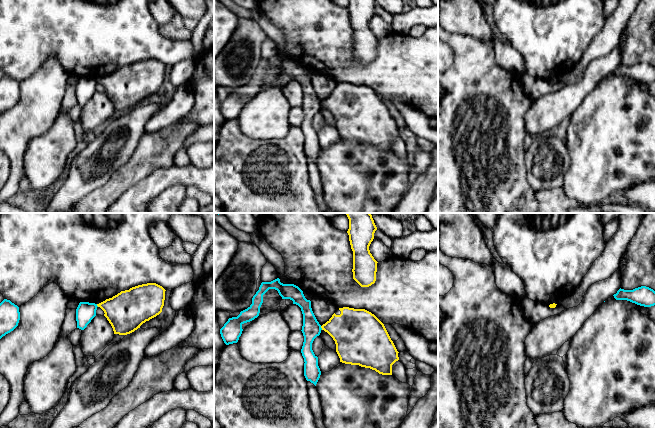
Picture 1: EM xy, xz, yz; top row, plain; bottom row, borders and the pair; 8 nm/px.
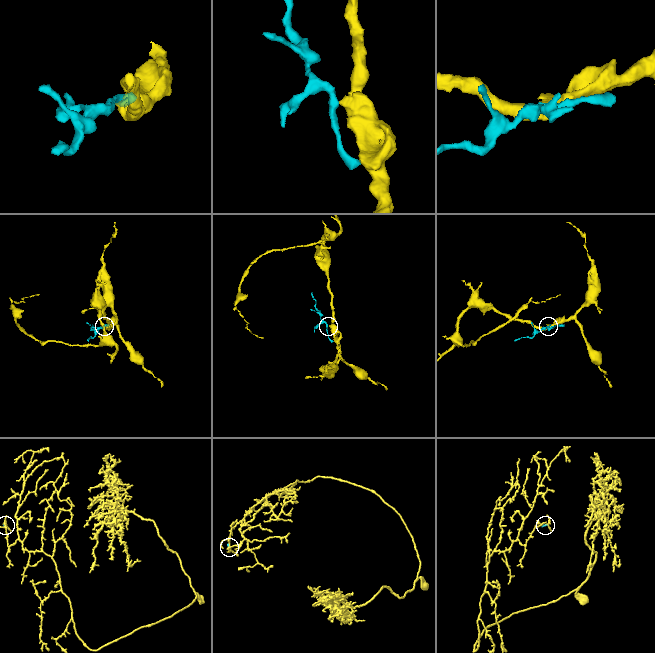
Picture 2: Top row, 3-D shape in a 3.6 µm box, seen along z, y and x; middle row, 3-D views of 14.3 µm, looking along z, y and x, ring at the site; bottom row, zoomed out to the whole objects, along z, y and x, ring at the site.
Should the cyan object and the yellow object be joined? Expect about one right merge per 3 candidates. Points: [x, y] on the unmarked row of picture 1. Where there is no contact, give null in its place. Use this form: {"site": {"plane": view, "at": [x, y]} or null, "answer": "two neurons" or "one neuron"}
{"site": {"plane": "xz", "at": [321, 104]}, "answer": "two neurons"}

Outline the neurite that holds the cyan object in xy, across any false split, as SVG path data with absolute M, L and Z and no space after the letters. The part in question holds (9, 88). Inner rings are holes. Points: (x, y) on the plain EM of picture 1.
M4 75L0 79L0 115L14 106L19 96L19 83L10 76Z

